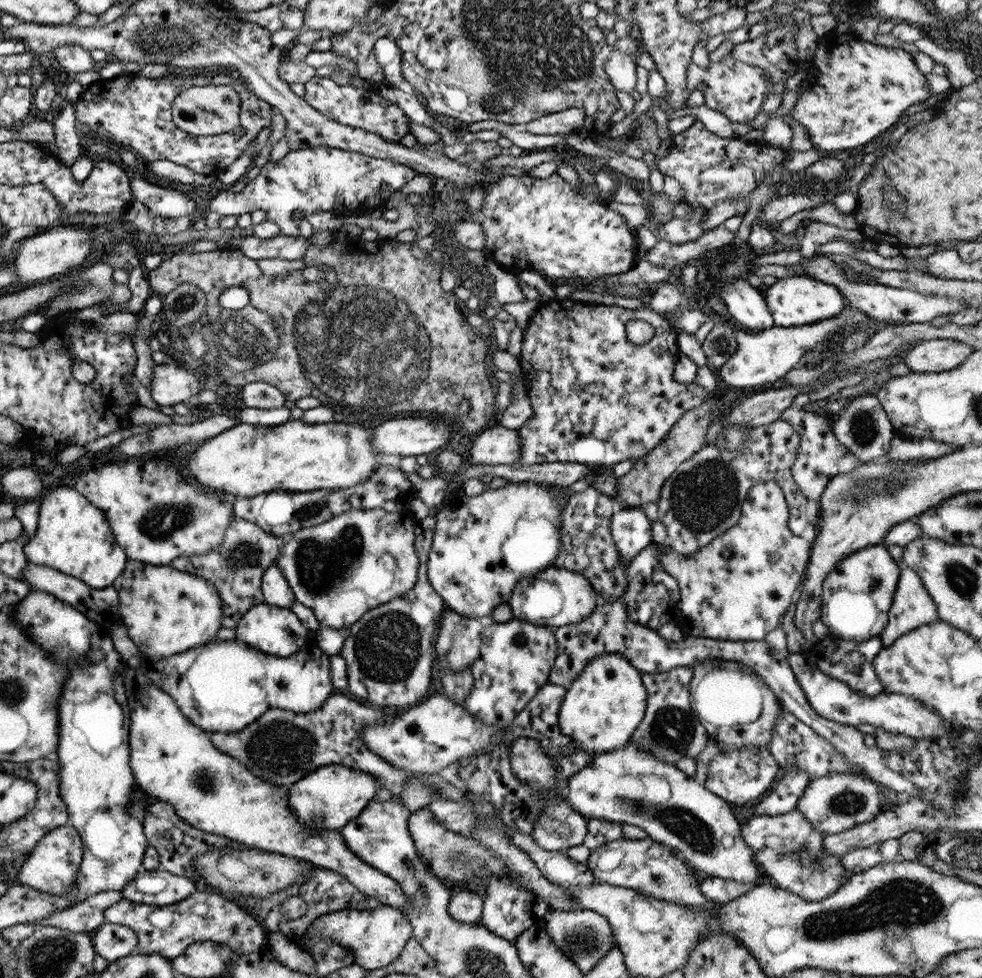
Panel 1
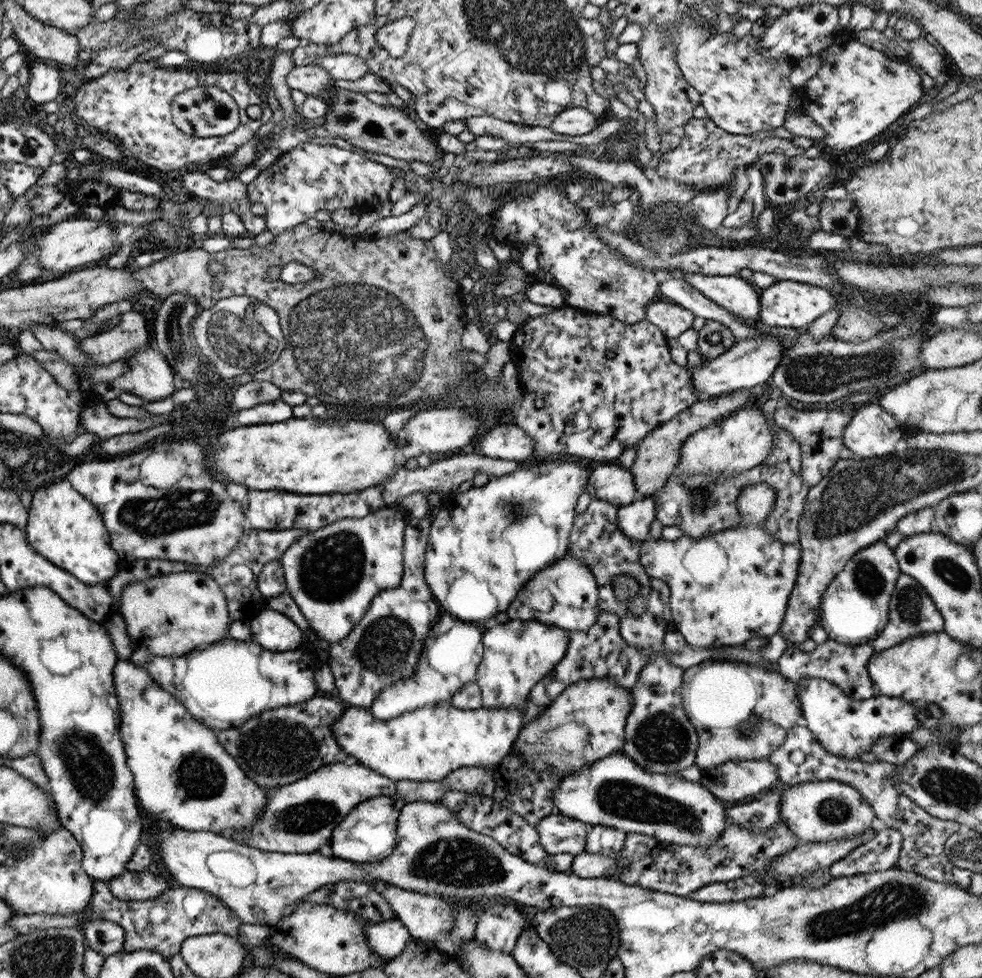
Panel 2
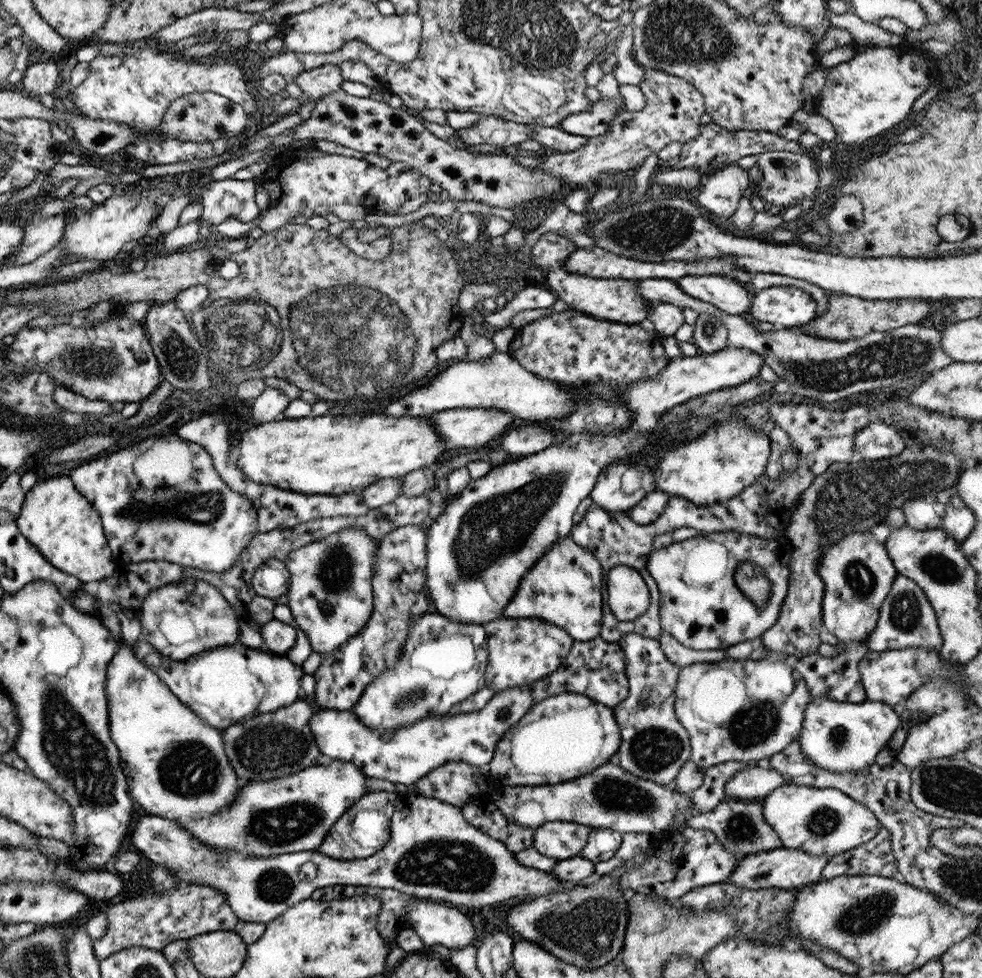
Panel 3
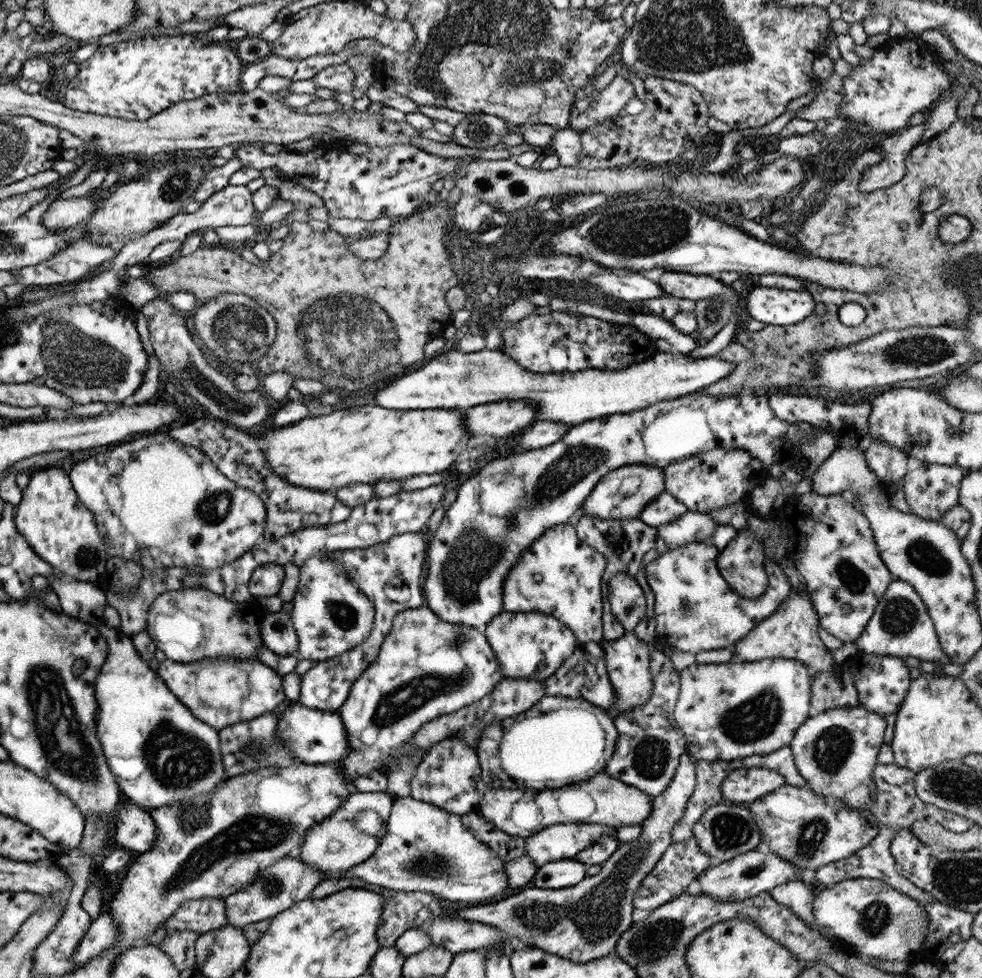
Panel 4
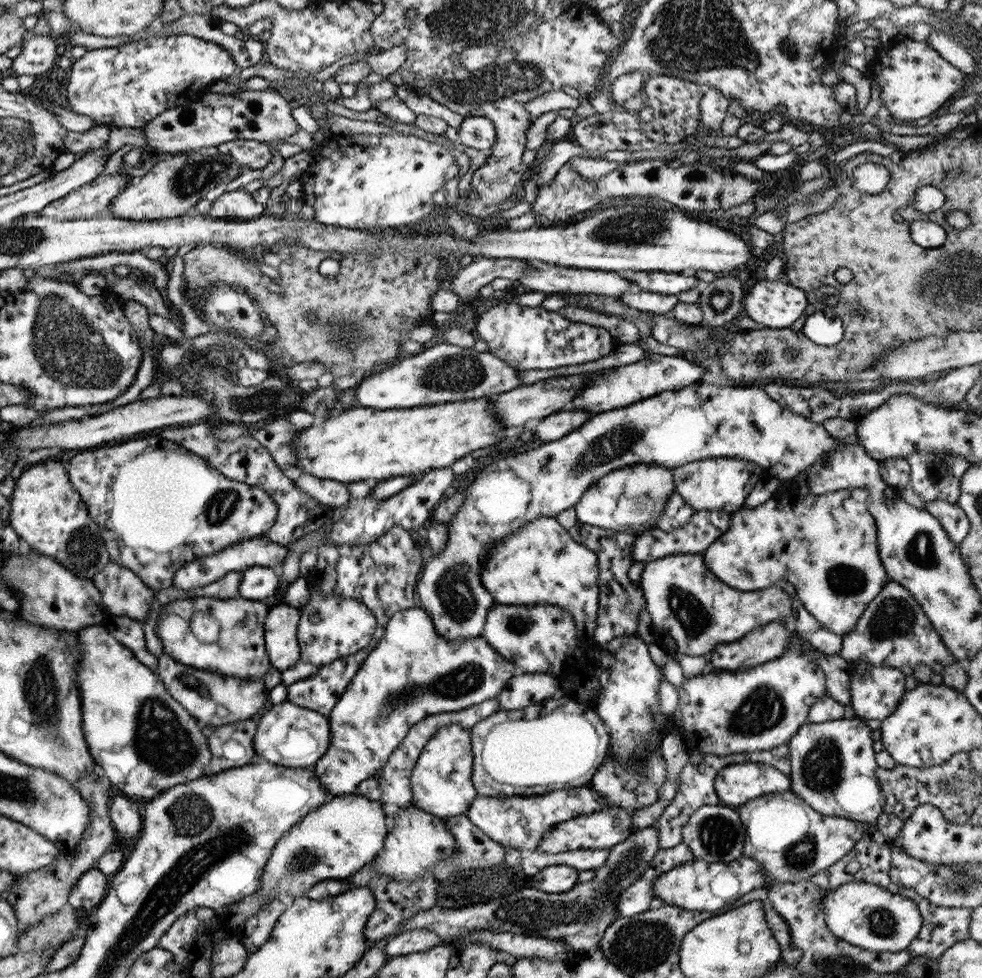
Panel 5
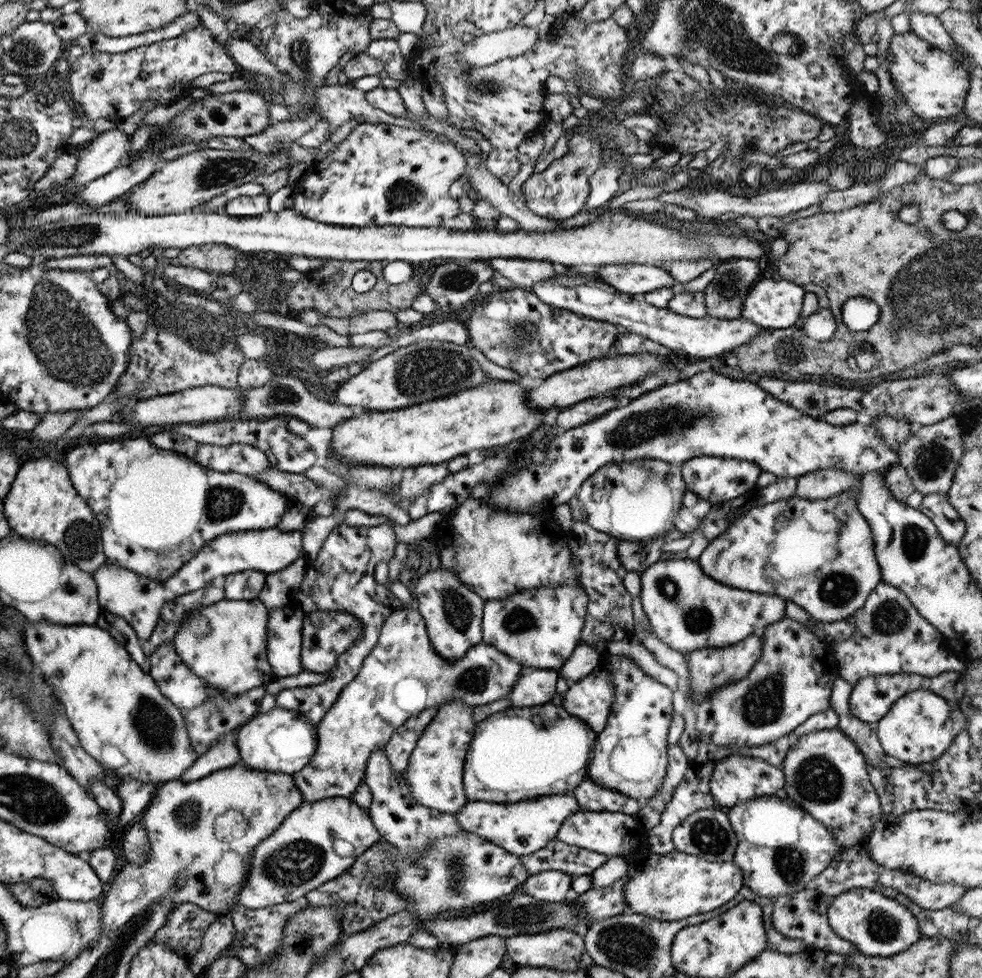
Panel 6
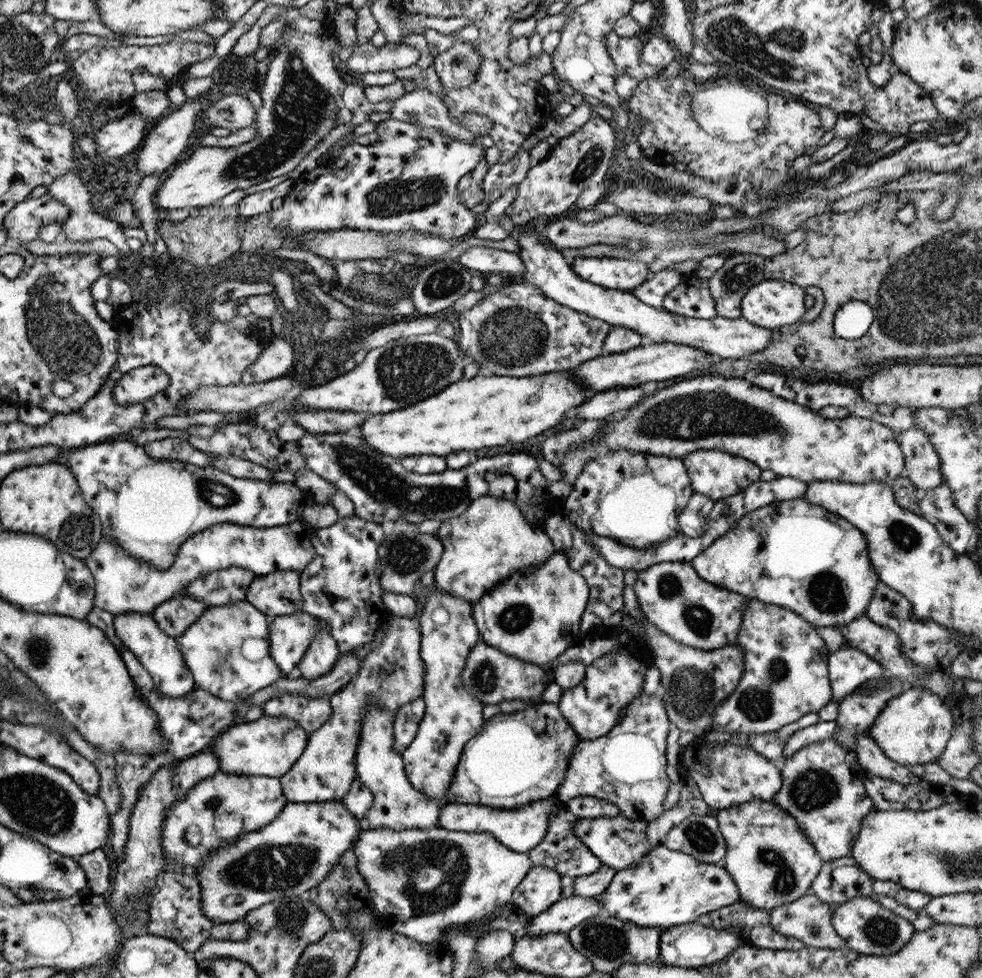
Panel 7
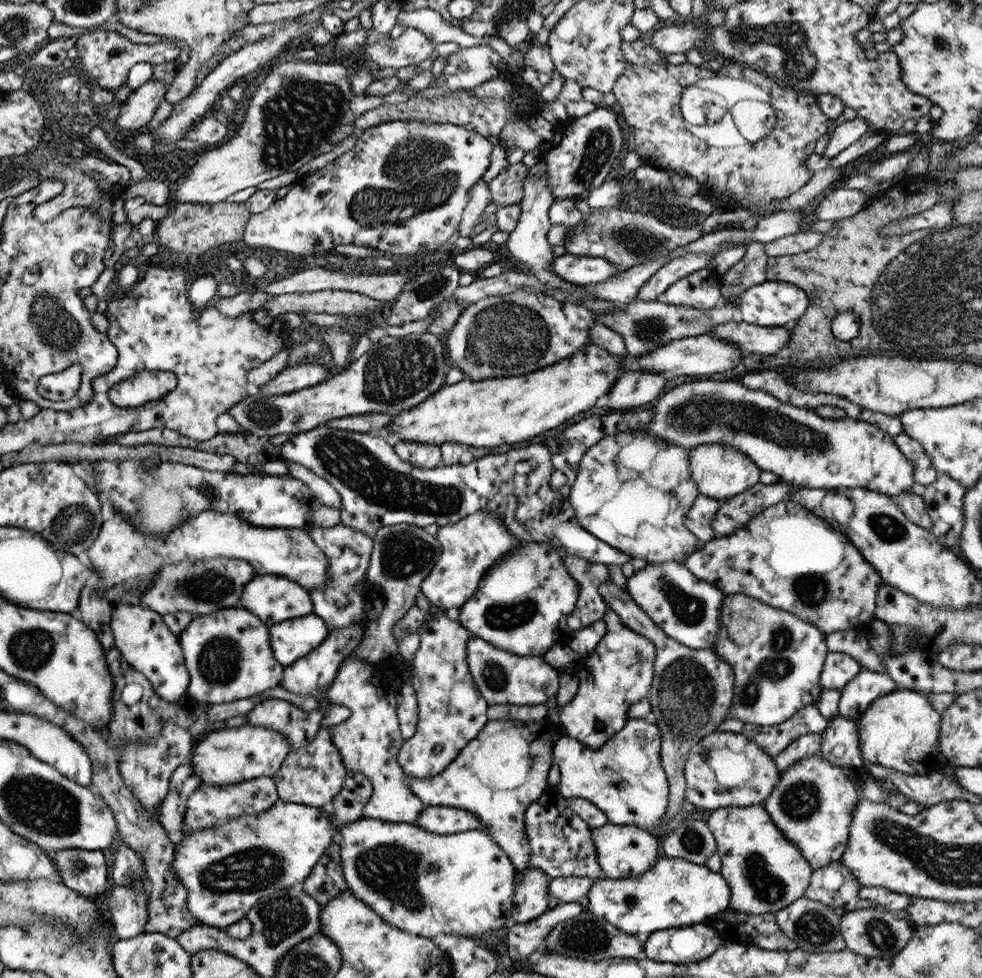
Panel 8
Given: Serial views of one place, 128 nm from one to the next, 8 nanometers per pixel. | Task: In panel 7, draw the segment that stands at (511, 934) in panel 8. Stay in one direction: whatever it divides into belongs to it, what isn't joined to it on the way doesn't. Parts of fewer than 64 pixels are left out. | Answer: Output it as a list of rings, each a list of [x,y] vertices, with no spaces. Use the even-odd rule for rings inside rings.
[[[571,895],[560,898],[548,910],[533,916],[519,936],[540,936],[545,933],[567,933],[571,928],[585,922],[591,916],[603,914],[603,905],[598,897]]]

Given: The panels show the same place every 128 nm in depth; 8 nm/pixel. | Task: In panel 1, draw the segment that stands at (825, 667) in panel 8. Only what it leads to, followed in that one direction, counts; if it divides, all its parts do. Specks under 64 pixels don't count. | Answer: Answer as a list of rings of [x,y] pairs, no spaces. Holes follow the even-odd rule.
[[[901,565],[888,610],[888,621],[879,634],[882,646],[891,644],[898,636],[922,624],[938,619],[935,603],[920,578],[911,569]]]

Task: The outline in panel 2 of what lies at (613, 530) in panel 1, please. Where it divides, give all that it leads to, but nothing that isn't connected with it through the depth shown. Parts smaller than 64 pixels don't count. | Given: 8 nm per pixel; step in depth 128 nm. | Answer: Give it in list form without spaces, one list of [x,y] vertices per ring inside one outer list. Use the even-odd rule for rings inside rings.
[[[649,496],[615,508],[616,525],[628,540],[643,542],[650,538],[649,524],[654,518],[654,507],[658,500],[658,497]]]

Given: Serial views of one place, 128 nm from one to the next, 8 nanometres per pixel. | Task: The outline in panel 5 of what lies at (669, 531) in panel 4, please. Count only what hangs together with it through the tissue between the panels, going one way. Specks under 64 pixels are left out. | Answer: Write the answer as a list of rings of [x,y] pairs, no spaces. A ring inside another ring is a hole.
[[[698,510],[694,511],[691,518],[675,530],[667,532],[657,528],[648,528],[640,535],[637,535],[632,542],[630,550],[633,563],[648,564],[653,560],[663,556],[673,555],[674,553],[693,554],[701,553],[723,532],[728,530],[731,513],[720,510]]]

